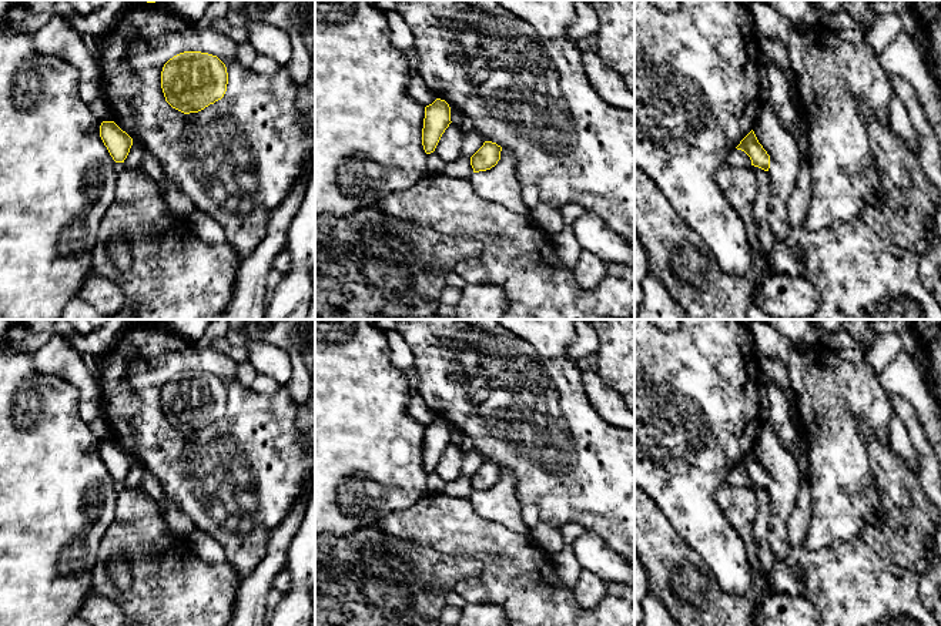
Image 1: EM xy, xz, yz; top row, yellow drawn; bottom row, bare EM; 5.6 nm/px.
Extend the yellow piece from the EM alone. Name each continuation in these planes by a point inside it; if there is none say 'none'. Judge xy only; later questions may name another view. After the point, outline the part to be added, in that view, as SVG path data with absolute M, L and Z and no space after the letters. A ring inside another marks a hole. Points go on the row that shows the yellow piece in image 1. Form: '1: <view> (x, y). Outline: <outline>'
none

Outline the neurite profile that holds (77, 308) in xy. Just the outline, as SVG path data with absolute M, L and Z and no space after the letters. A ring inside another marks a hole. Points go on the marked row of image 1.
M77 297L64 307L61 319L130 319L133 314L133 309L123 308L115 315L106 317L98 314L90 304Z

